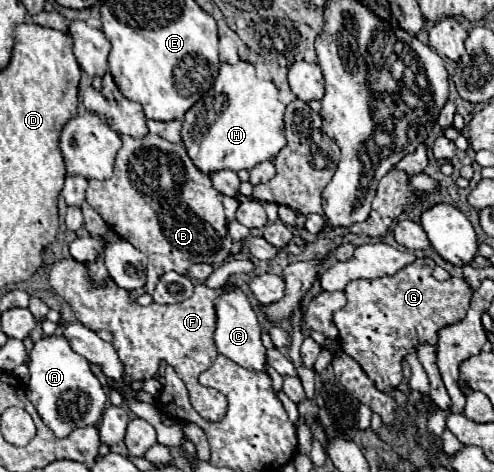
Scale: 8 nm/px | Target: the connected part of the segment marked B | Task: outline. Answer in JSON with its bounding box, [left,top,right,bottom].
[86,134,238,298]

